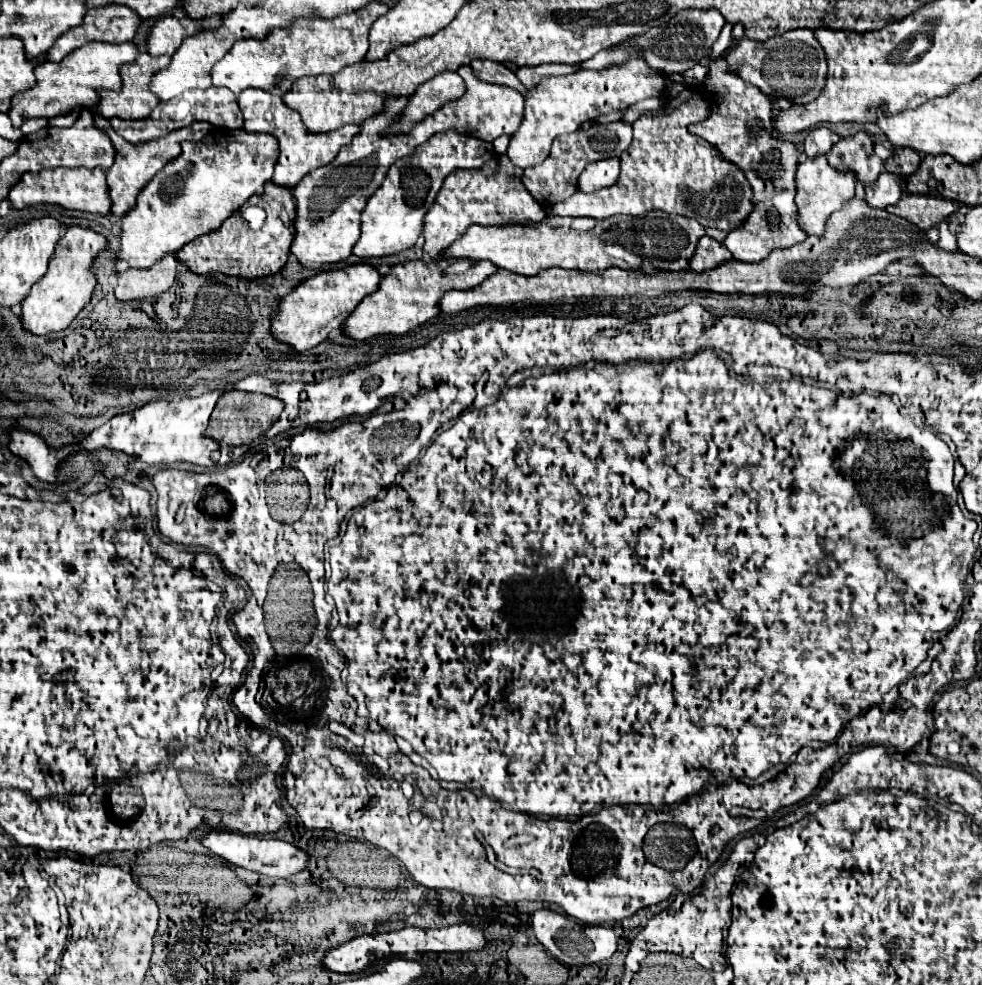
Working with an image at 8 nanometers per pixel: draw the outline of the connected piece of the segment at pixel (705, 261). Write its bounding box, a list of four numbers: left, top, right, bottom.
[691,237,731,271]

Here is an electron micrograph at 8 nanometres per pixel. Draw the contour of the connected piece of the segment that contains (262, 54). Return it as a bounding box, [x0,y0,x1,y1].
[213,1,387,95]

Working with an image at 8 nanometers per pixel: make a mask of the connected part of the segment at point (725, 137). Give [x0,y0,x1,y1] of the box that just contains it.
[689,57,807,263]

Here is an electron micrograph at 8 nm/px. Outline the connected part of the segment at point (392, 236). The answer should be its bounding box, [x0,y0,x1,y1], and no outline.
[353,131,495,259]

